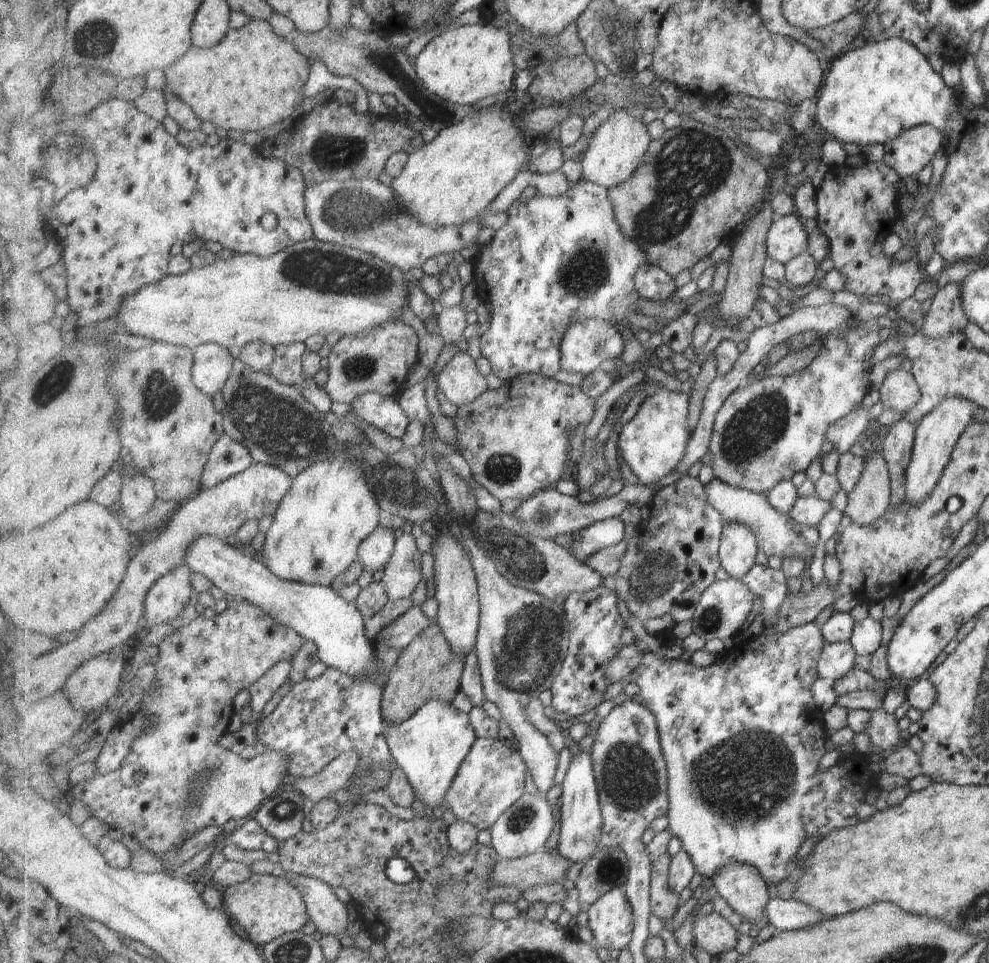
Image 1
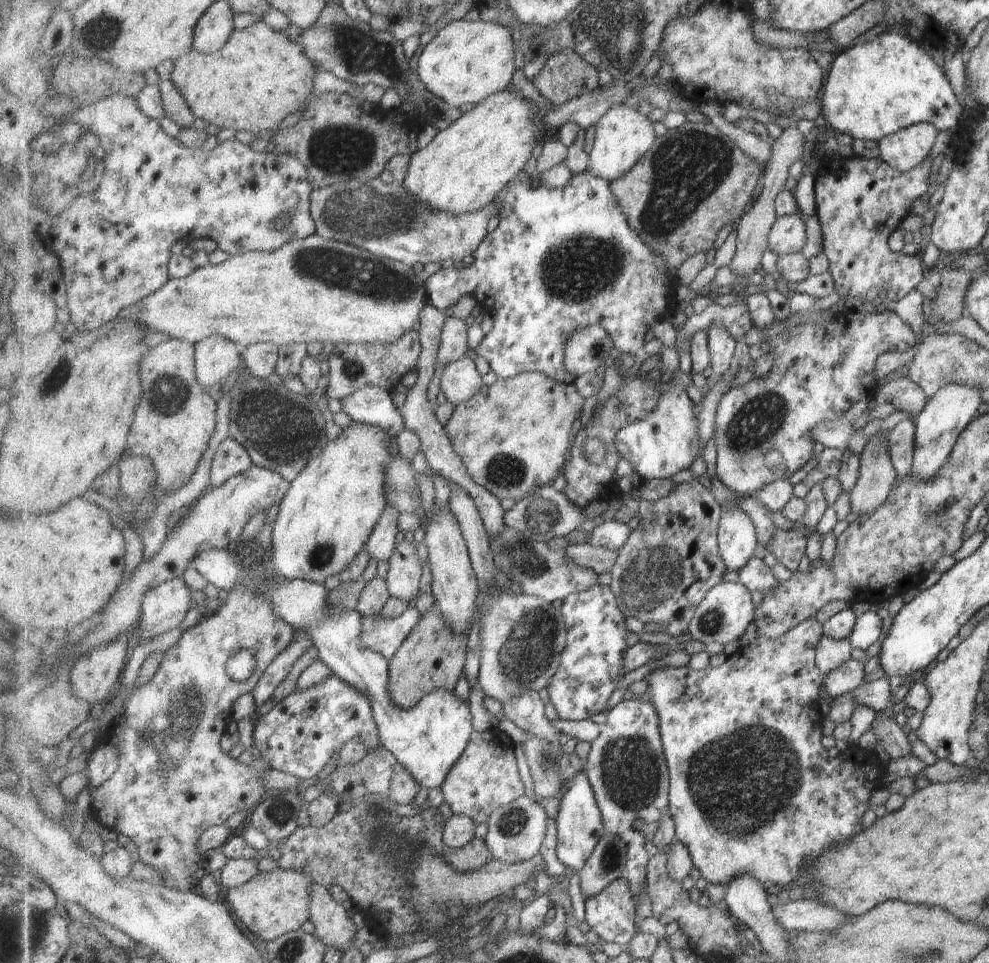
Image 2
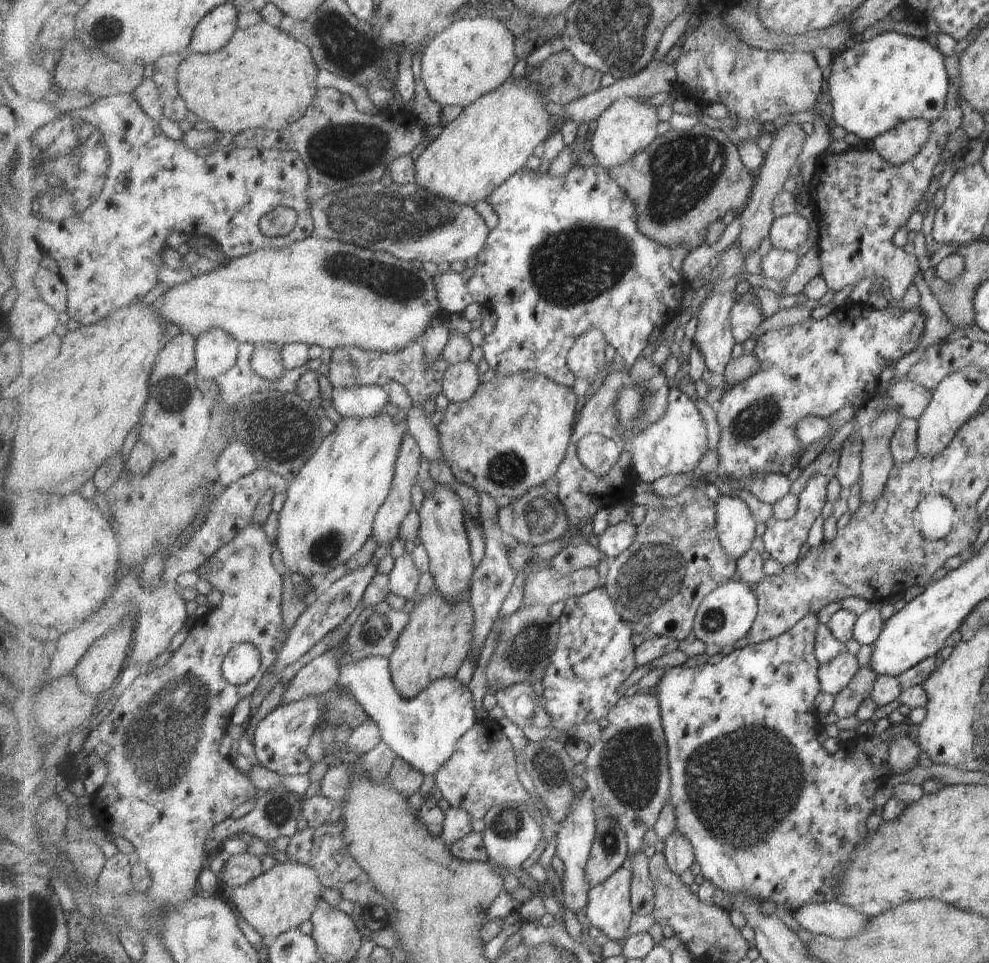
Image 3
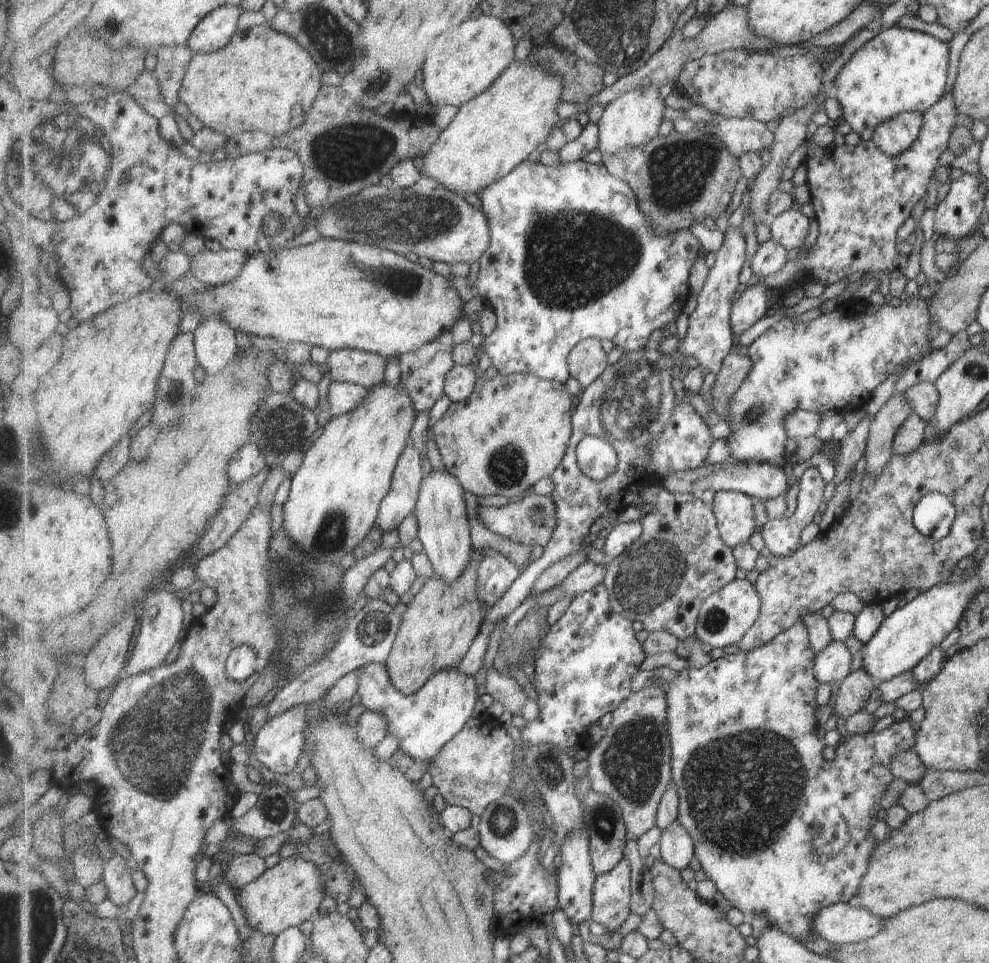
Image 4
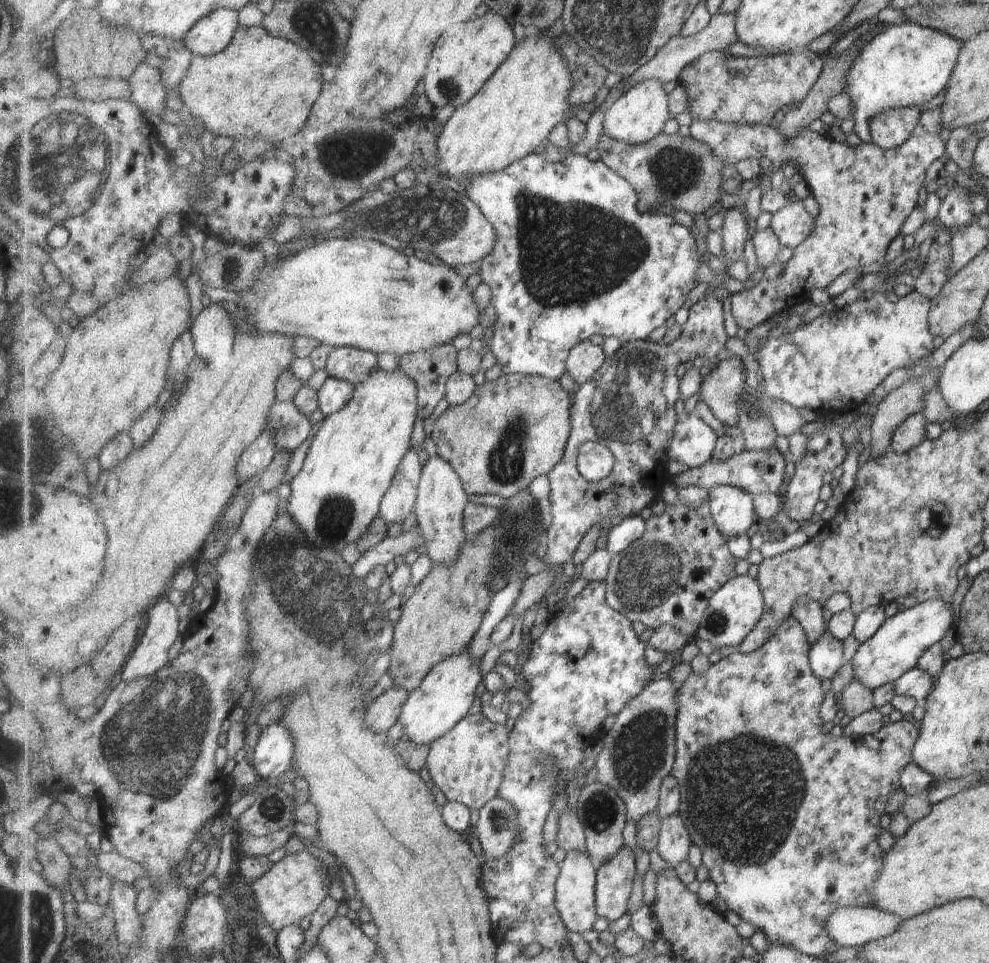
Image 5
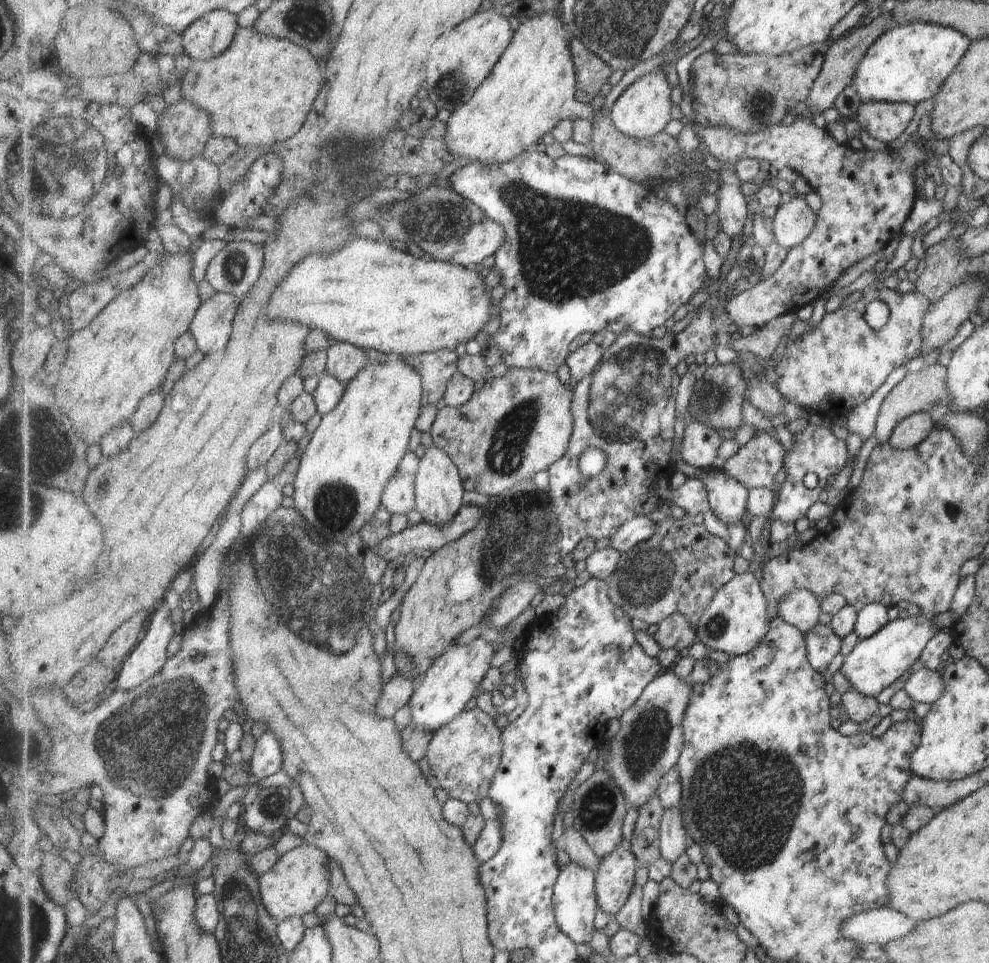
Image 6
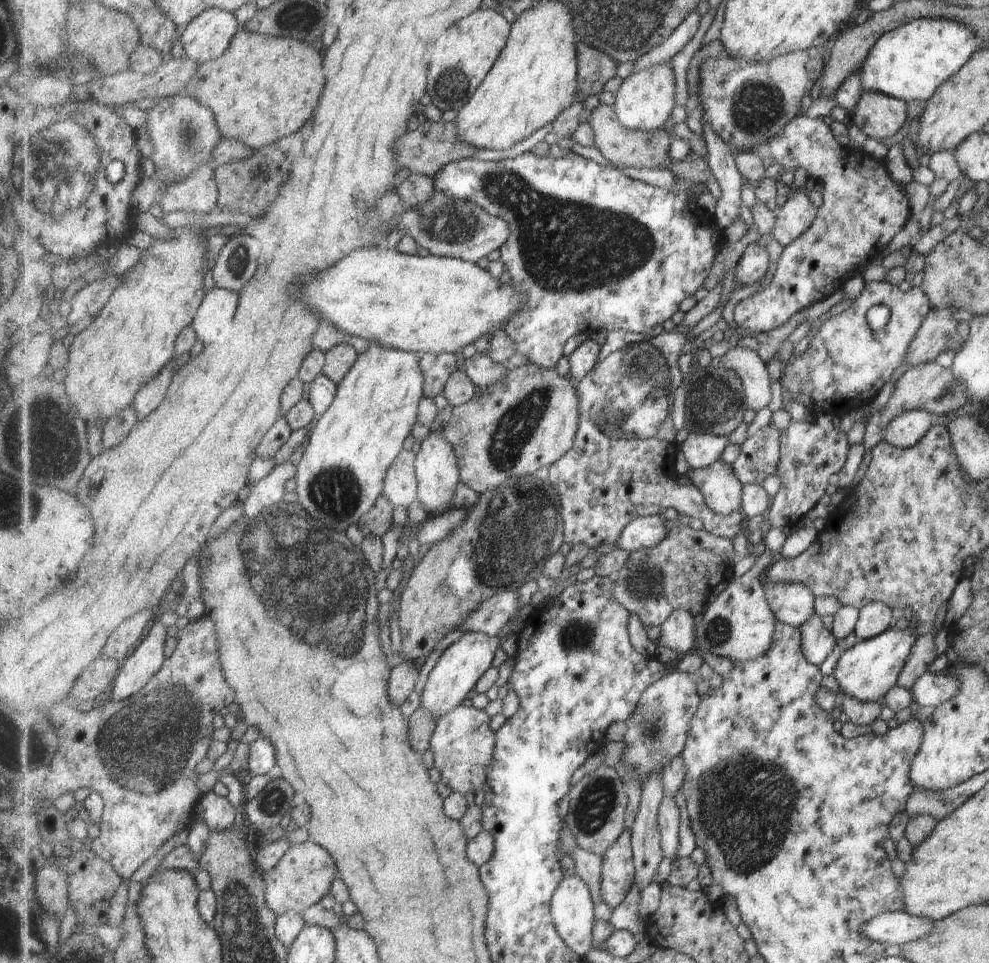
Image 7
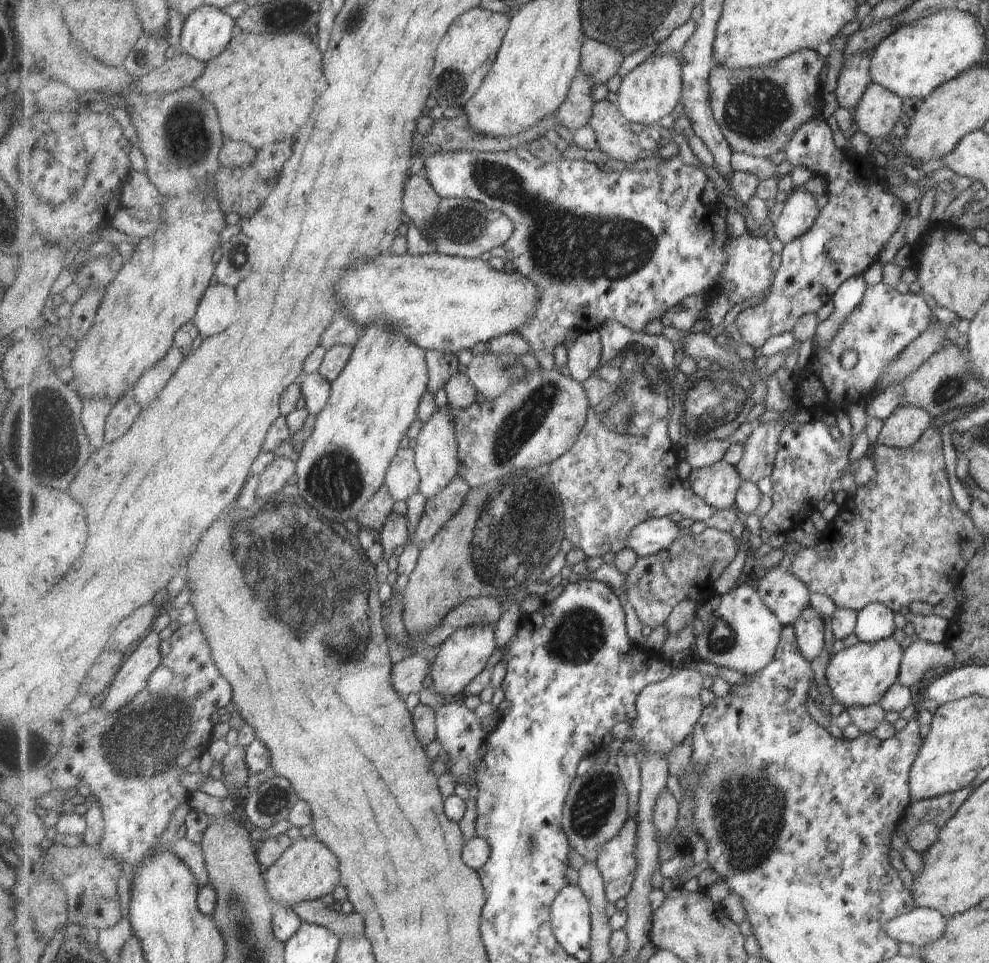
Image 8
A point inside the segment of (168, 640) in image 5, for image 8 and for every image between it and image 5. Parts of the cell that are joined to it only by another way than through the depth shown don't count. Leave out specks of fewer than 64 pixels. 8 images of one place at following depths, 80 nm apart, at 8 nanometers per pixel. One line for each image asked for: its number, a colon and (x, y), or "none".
6: (150, 656)
7: (137, 671)
8: (137, 670)

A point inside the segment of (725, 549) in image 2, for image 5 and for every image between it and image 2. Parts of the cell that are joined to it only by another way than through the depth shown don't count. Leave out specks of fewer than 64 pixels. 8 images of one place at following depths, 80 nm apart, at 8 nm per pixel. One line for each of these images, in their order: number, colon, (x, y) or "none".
3: (737, 528)
4: (735, 512)
5: (733, 509)

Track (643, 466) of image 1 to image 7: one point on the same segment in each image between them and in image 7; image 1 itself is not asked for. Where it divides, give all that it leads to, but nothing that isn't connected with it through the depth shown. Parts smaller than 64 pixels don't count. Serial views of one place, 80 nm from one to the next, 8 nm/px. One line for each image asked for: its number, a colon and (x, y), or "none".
2: (667, 442)
3: (675, 445)
4: (685, 444)
5: (694, 442)
6: (700, 444)
7: (701, 450)

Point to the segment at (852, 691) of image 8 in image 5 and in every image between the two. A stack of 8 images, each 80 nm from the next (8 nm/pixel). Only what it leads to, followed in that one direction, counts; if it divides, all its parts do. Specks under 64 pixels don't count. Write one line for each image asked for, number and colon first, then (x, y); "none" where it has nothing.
5: (893, 649)
6: (875, 662)
7: (868, 670)

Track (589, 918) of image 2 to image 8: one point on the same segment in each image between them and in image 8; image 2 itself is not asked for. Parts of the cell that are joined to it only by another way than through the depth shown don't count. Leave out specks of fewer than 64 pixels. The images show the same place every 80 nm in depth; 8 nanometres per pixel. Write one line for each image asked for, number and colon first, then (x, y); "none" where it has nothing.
3: (610, 910)
4: (612, 891)
5: (615, 886)
6: (615, 877)
7: (618, 867)
8: (618, 863)

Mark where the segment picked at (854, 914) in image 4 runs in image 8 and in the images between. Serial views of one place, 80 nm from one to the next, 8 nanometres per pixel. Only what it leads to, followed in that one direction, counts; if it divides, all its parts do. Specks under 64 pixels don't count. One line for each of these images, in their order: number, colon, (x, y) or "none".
5: (849, 926)
6: (875, 928)
7: (893, 928)
8: (920, 926)

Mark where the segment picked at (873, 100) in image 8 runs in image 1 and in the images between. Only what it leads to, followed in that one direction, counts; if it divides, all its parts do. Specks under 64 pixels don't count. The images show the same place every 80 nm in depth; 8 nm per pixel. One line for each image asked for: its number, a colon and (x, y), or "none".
1: (909, 151)
2: (902, 150)
3: (896, 145)
4: (891, 137)
5: (888, 129)
6: (884, 121)
7: (878, 117)

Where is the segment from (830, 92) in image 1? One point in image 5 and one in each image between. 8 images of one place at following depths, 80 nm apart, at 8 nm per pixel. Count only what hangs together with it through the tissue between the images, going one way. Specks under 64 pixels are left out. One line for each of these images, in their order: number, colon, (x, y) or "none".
2: (875, 88)
3: (875, 84)
4: (899, 70)
5: (905, 65)

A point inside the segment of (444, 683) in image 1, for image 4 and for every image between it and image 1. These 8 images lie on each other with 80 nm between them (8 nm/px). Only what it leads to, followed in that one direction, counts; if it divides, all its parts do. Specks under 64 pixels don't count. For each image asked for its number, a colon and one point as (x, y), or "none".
2: (433, 656)
3: (439, 636)
4: (441, 622)

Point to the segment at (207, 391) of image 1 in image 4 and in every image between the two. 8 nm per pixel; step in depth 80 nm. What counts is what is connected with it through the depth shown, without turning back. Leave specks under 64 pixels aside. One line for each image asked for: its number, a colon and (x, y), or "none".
2: (216, 357)
3: (216, 350)
4: (216, 342)

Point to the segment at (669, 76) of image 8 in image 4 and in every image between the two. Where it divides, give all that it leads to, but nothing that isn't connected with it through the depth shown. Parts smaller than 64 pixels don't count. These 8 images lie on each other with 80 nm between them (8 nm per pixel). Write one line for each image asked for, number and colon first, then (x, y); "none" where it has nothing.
4: (633, 120)
5: (640, 115)
6: (644, 109)
7: (645, 101)

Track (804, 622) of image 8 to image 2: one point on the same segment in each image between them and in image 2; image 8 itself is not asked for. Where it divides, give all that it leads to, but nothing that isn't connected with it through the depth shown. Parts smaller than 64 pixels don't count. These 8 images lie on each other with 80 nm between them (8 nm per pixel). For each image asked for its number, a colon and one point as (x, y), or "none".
2: (846, 678)
3: (833, 675)
4: (831, 665)
5: (825, 653)
6: (822, 644)
7: (817, 643)

